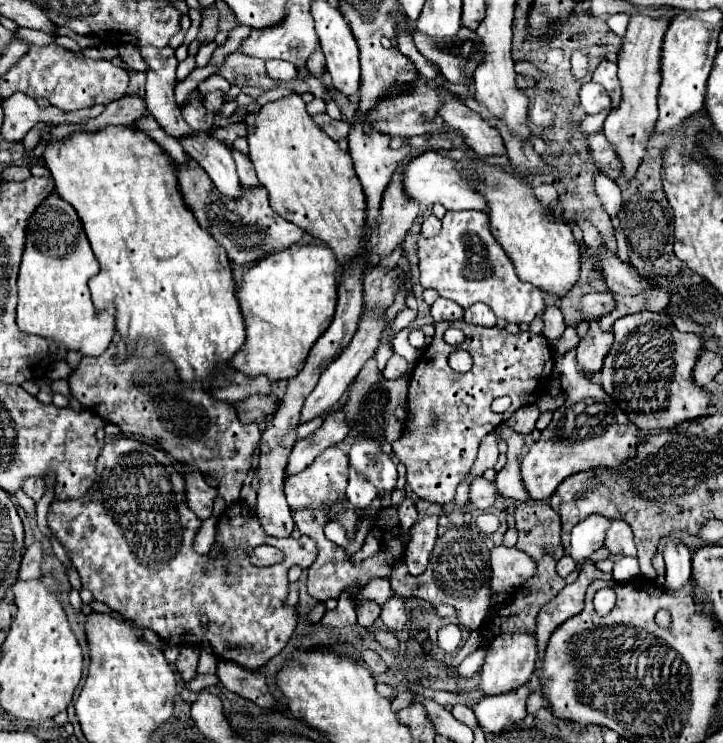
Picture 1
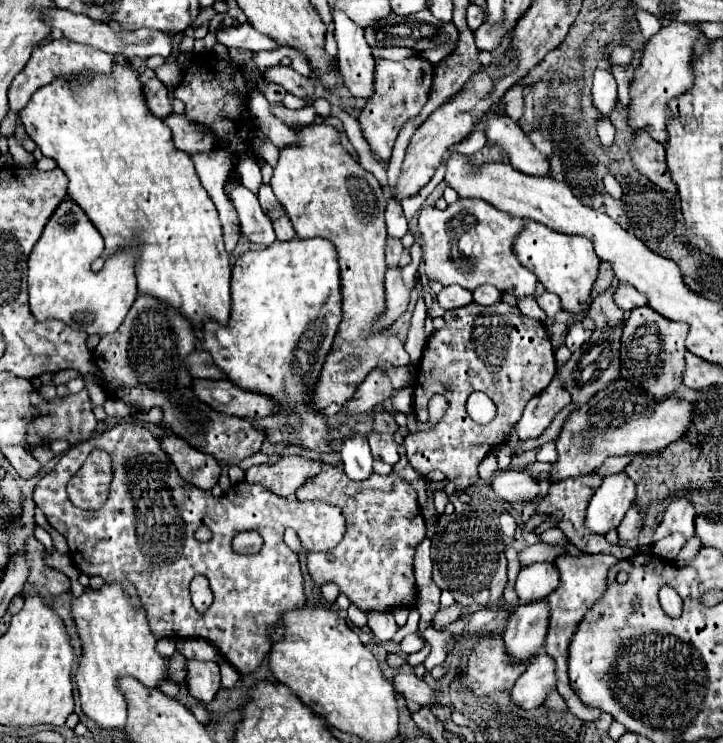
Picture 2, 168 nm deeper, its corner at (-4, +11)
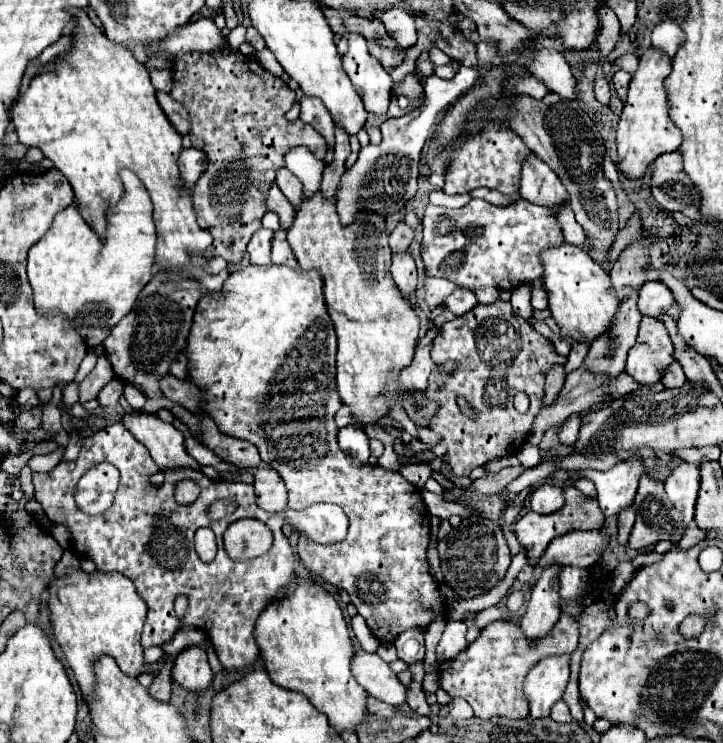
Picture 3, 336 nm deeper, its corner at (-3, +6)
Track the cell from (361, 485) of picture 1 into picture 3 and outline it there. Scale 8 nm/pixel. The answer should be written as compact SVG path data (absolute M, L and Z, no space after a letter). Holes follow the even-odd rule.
M359 423L339 429L339 445L341 445L341 449L345 449L345 453L349 453L351 457L355 457L363 463L369 459L369 437L367 437L363 425L359 425Z

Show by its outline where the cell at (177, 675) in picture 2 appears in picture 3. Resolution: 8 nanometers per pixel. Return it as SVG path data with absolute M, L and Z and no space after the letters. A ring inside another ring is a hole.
M169 659L165 663L161 673L155 677L155 681L149 687L151 697L155 697L157 701L163 701L163 703L167 703L169 697L171 697L171 683L173 683L173 679L171 679L171 665L173 665L173 659Z

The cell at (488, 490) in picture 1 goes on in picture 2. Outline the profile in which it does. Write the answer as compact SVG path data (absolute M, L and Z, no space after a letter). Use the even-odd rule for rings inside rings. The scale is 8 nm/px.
M502 470L496 472L492 484L492 494L516 504L516 502L528 502L538 496L538 480L526 472L518 470Z

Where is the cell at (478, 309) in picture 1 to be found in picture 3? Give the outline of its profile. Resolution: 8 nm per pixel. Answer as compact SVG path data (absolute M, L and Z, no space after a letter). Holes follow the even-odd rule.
M479 287L479 289L475 289L475 295L477 295L481 305L489 305L489 303L497 301L499 289L495 289L495 287Z

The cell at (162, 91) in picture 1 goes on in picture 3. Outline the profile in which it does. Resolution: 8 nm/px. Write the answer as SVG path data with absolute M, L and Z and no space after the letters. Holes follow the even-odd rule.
M183 149L179 157L179 175L181 175L181 187L187 191L193 191L197 179L201 177L203 169L207 169L207 155L199 149Z

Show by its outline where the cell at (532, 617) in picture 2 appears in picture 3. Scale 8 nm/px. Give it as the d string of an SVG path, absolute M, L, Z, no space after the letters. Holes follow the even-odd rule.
M547 565L537 585L533 587L525 615L521 617L521 631L529 639L545 637L561 615L559 597L559 569L561 565Z

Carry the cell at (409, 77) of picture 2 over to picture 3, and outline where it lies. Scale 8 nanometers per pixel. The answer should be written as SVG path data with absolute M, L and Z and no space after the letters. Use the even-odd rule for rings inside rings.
M409 75L409 77L395 89L395 95L405 95L409 101L415 99L415 97L419 97L421 93L423 93L423 87L421 87L417 75Z

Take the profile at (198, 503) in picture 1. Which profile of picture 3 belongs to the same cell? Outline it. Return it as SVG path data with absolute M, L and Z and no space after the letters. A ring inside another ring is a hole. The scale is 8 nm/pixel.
M133 411L127 413L121 423L137 437L139 443L143 443L149 449L153 461L161 469L177 469L177 467L201 469L199 463L185 451L181 431L161 421L155 413Z

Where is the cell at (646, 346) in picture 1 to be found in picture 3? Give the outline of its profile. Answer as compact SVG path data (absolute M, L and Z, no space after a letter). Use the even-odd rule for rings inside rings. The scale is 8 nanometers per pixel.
M643 317L637 343L627 357L627 373L643 387L659 383L663 369L673 363L673 343L665 325L655 317Z

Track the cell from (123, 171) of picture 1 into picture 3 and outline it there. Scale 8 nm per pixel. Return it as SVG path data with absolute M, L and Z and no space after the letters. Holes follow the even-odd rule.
M75 7L69 13L75 21L75 27L71 31L73 35L71 49L65 51L65 55L61 55L59 61L47 63L31 79L29 89L23 95L19 95L19 99L11 105L11 121L17 127L19 141L27 147L41 149L45 157L53 161L55 169L59 169L67 177L67 181L75 191L75 201L83 217L101 237L105 237L105 229L107 229L105 211L113 207L123 195L123 183L119 179L119 171L127 167L133 173L137 173L143 185L147 187L155 207L153 221L157 227L157 255L155 255L157 269L191 273L203 287L207 287L207 291L219 291L229 273L221 271L219 275L207 275L203 271L203 265L207 265L209 259L201 257L201 251L211 245L213 237L205 229L199 229L195 221L191 197L179 187L181 179L179 179L177 159L183 149L181 135L163 113L157 101L157 89L151 83L147 67L141 61L137 61L127 47L107 41L105 33L91 23L91 19L83 9Z

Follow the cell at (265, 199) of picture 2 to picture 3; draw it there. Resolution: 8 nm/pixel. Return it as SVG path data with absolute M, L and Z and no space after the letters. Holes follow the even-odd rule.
M277 231L275 239L271 241L271 255L273 255L273 263L275 265L287 265L287 267L299 269L297 259L295 259L295 255L293 255L283 231Z

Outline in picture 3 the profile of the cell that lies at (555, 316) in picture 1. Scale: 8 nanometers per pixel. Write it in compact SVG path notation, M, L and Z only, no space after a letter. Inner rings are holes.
M543 287L531 291L531 305L533 309L547 309L547 291Z

